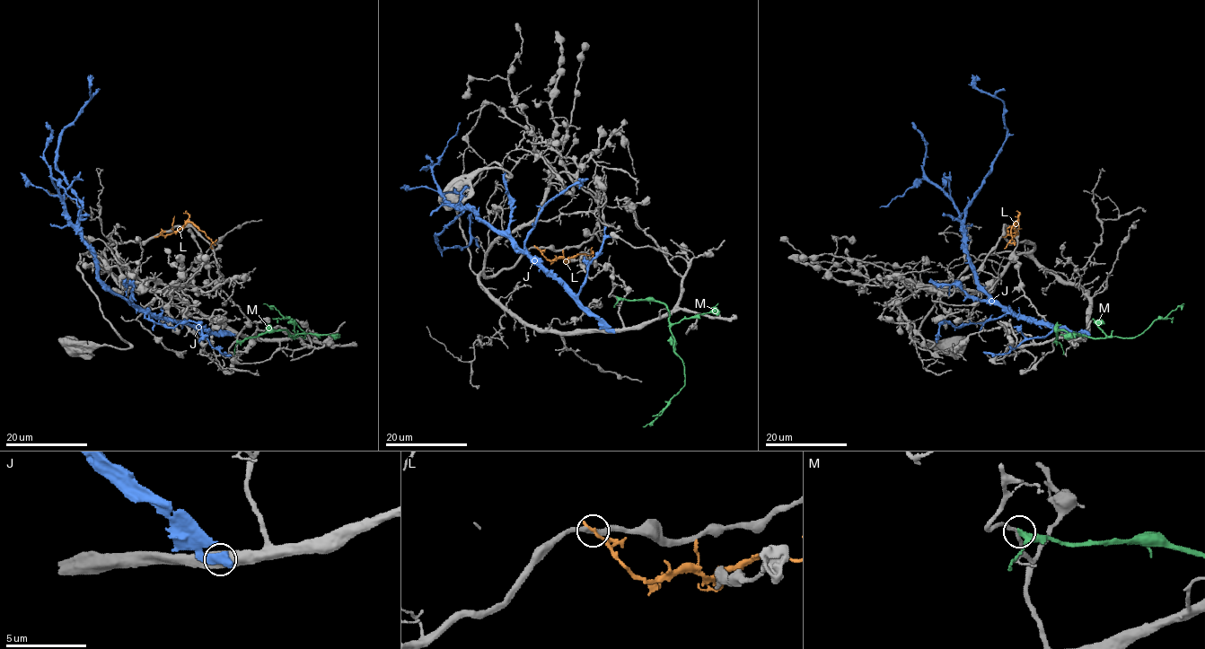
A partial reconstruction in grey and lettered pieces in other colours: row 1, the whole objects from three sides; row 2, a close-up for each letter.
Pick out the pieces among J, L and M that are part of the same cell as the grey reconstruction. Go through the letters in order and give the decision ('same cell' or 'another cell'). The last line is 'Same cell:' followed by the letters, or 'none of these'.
J: another cell
L: another cell
M: another cell
Same cell: none of these

